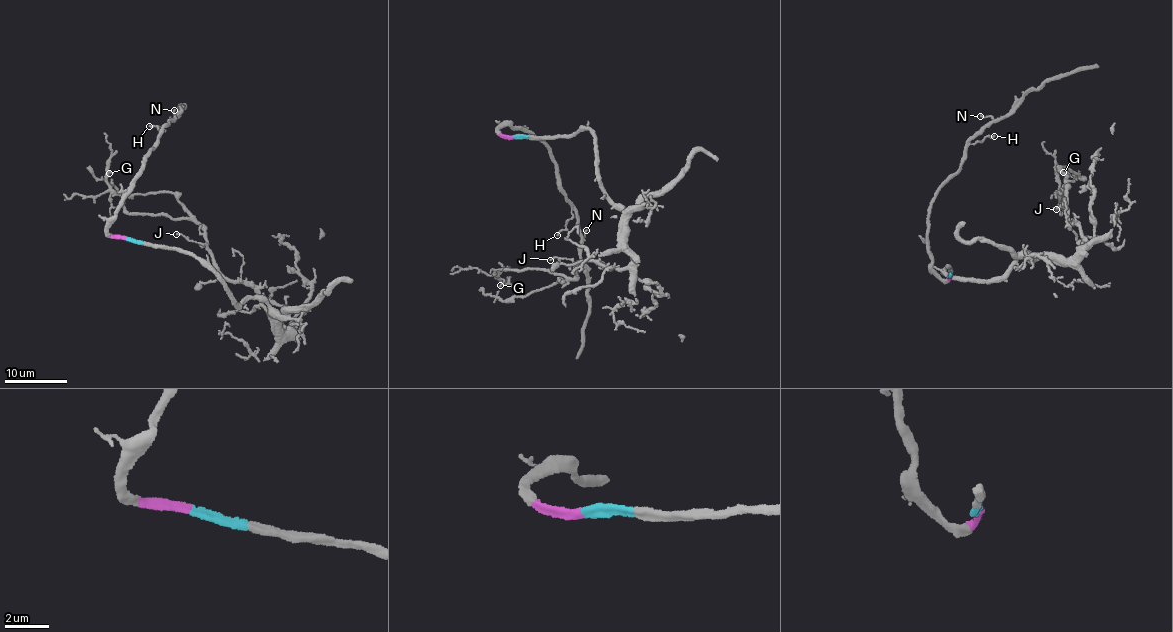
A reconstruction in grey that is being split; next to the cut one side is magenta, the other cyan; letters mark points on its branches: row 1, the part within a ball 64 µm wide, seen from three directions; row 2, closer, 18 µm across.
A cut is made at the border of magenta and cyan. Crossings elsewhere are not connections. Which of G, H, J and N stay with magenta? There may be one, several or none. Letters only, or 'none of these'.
H, N

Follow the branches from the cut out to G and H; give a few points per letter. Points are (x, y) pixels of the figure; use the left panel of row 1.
G: (127, 239), (189, 251), (237, 308), (262, 300), (289, 329), (220, 272), (197, 224), (132, 215), (109, 173)
H: (126, 239), (108, 232), (115, 211), (163, 131), (156, 125), (148, 125)

